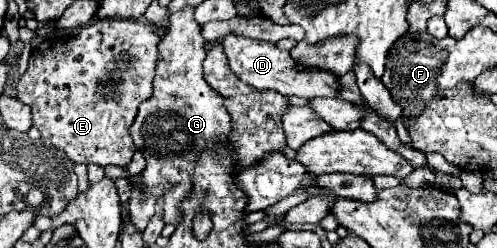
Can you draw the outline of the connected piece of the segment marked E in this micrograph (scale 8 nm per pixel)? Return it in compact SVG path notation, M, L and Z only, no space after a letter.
M94 20L64 38L40 42L30 56L28 72L20 78L16 98L32 108L34 126L46 140L62 148L74 162L120 166L128 170L136 152L130 126L140 102L152 96L152 80L158 62L160 34L150 22L142 20Z

